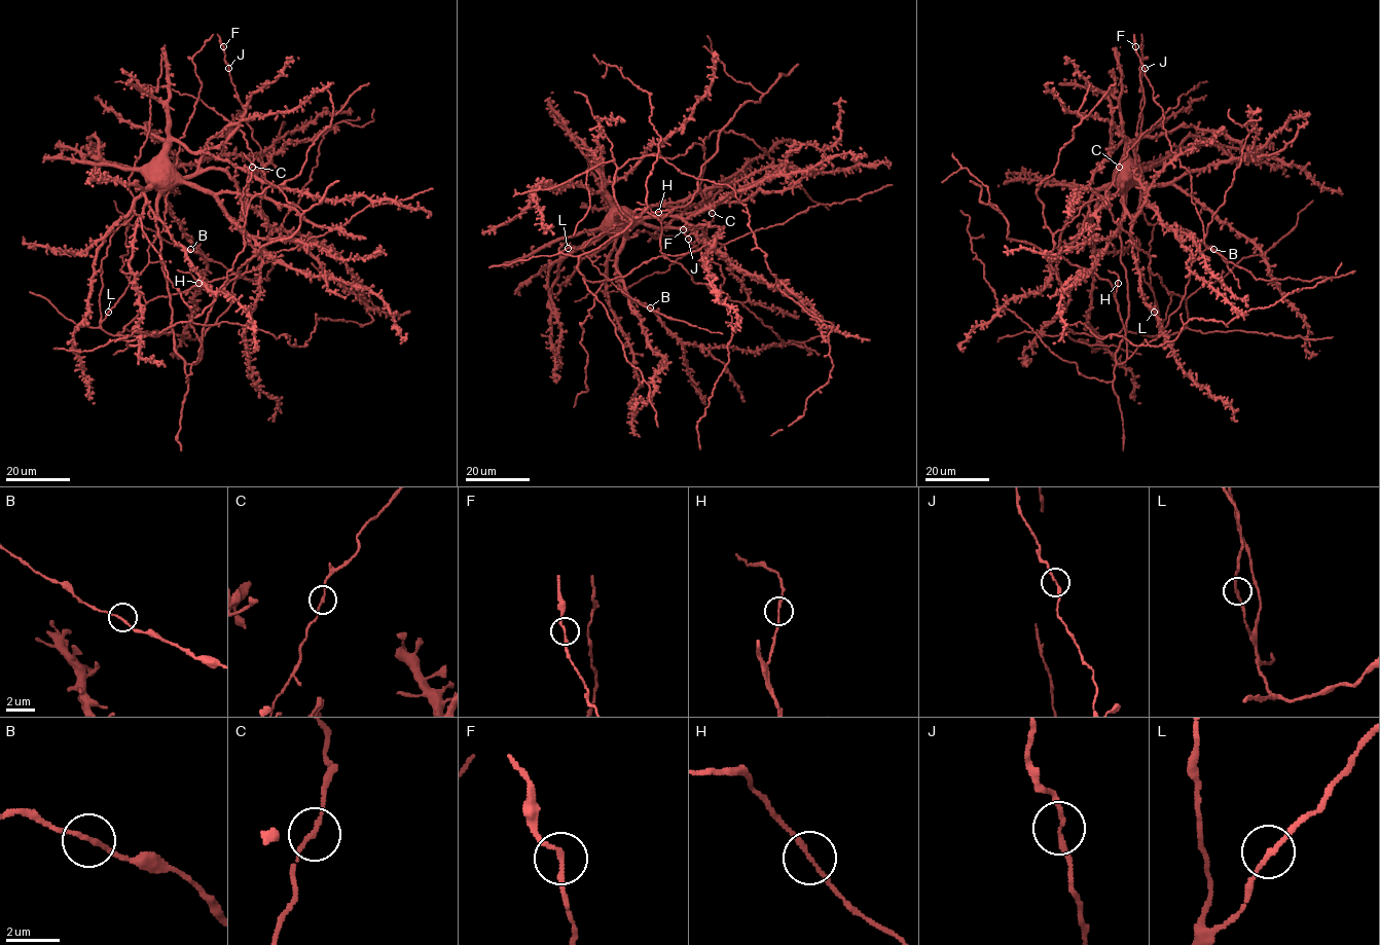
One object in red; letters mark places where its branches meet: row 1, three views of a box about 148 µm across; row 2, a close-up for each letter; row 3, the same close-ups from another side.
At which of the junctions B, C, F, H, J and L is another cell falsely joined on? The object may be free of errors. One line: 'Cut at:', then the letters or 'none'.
Cut at: none

